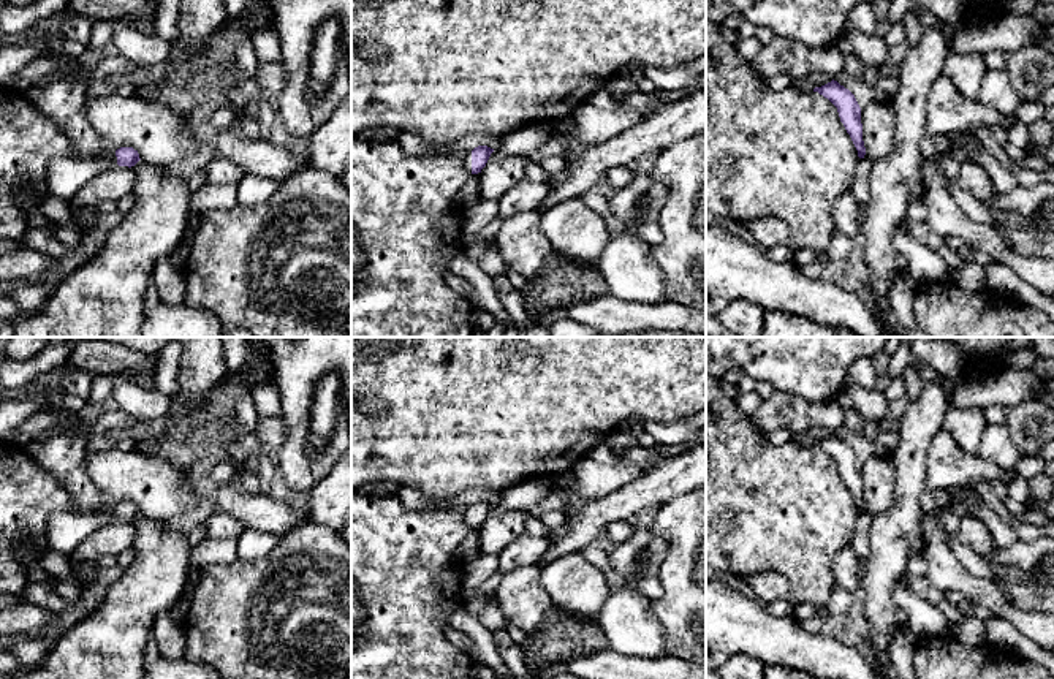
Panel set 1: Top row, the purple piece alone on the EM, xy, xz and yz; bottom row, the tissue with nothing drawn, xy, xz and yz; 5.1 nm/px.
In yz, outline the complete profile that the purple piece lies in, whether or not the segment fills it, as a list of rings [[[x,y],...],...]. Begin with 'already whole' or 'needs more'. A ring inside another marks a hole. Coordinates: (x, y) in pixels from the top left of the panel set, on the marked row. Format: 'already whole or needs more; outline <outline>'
already whole; outline [[[834,79],[821,87],[815,87],[813,92],[818,92],[837,108],[840,122],[850,135],[858,157],[864,158],[866,147],[863,141],[861,108],[855,95]]]

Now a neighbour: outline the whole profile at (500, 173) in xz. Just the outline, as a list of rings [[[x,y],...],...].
[[[494,150],[478,174],[481,199],[500,199],[508,190],[525,179],[524,174],[529,163],[530,158],[505,157]]]

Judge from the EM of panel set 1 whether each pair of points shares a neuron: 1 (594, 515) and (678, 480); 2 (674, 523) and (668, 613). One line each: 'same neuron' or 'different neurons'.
1: same neuron
2: same neuron

